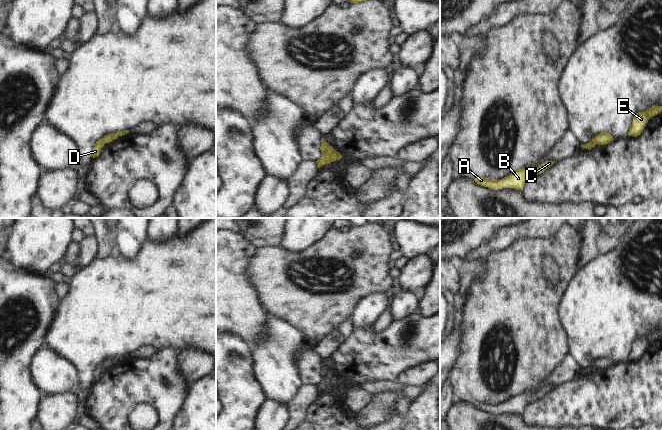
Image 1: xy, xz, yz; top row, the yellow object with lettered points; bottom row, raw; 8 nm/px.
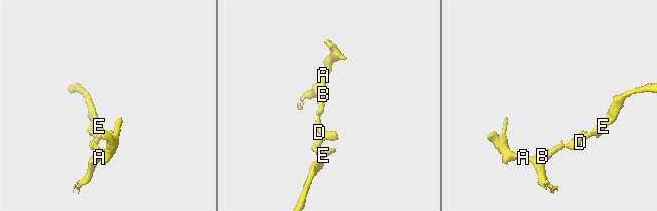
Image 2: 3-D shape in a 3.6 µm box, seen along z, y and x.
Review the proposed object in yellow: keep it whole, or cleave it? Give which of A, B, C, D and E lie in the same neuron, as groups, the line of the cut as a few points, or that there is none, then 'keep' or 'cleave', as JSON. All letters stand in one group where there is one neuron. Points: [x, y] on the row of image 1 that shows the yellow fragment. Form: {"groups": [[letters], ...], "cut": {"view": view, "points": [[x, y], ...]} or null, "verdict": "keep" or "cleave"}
{"groups": [["A", "B", "C", "D"], ["E"]], "cut": {"view": "xz", "points": [[329, 145], [322, 153]]}, "verdict": "cleave"}

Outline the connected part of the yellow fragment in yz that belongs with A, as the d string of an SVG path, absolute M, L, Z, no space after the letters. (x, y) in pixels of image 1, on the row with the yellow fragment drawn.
M545 161L537 168L524 167L511 173L510 175L500 179L489 179L486 177L476 177L474 181L484 187L498 190L503 188L514 188L523 190L527 179L544 172L548 167L552 166L555 161Z

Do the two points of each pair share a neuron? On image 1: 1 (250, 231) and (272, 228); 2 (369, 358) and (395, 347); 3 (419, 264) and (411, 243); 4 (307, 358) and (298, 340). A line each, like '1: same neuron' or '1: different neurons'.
1: same neuron
2: same neuron
3: different neurons
4: different neurons

